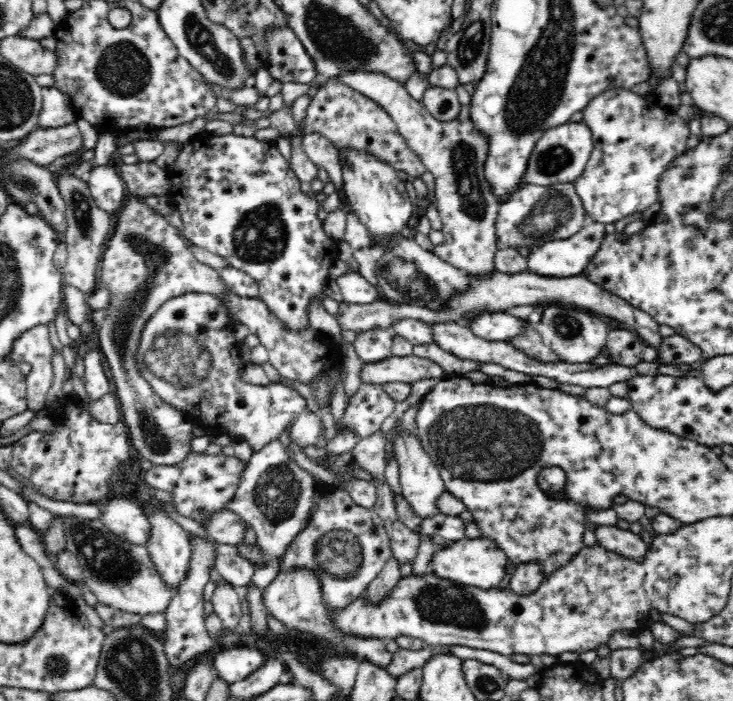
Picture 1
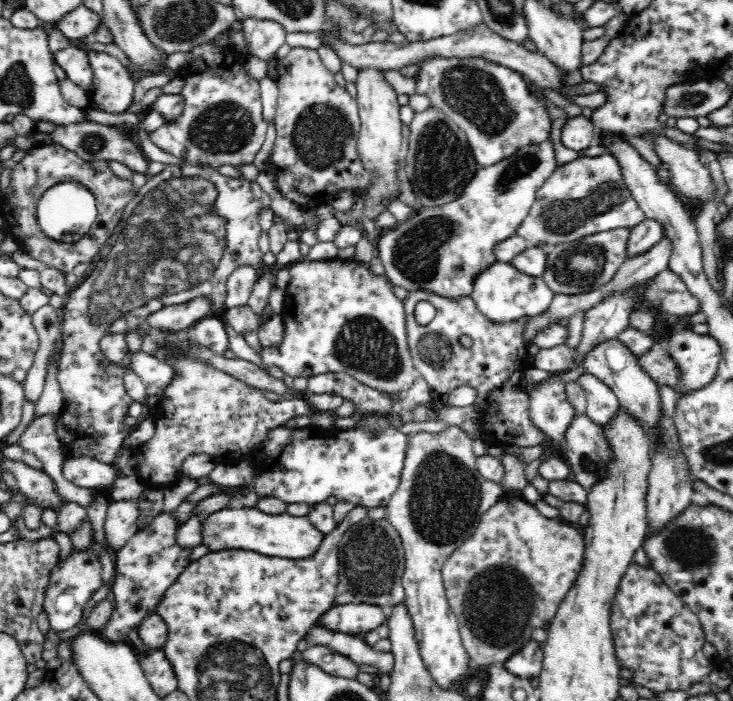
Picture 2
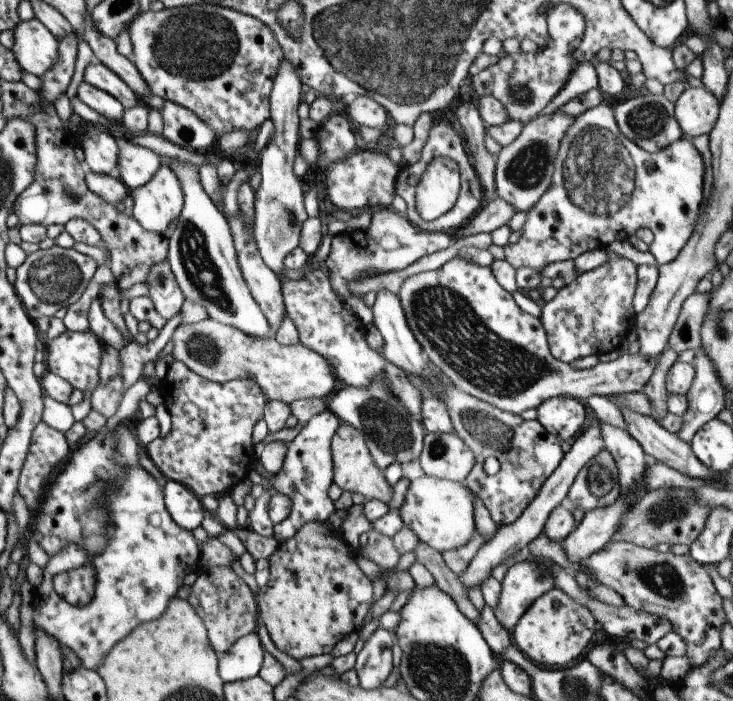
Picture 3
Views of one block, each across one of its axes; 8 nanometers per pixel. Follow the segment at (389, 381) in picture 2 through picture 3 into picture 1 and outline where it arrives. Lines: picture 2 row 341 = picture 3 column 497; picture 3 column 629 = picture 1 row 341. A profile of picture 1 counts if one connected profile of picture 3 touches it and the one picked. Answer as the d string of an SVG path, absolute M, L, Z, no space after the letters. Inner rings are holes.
M374 327L358 333L353 345L364 363L375 363L393 356L393 336L391 330Z

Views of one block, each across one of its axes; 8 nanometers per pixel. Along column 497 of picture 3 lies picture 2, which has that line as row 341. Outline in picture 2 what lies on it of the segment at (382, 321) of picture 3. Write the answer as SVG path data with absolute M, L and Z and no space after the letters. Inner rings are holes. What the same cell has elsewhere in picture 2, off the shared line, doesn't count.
M410 291L403 300L405 308L407 343L415 369L418 375L424 377L428 386L434 390L435 395L446 396L448 392L459 386L468 385L476 388L476 404L484 411L483 421L478 421L482 426L483 436L480 443L485 446L496 444L500 446L516 444L516 446L536 446L546 441L547 438L538 430L530 420L529 415L529 395L519 390L520 381L524 372L532 366L530 355L528 354L527 343L523 339L523 330L529 317L512 320L504 324L494 324L488 320L476 306L471 296L462 296L460 300L452 300L438 296L433 292ZM425 300L434 306L436 316L425 325L418 324L414 318L414 308L418 302ZM463 334L472 338L473 344L469 348L462 347L459 338Z

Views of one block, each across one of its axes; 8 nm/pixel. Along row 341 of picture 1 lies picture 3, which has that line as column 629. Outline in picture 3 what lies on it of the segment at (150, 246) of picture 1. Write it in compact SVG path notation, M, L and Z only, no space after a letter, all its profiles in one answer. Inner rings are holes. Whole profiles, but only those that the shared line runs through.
M648 92L643 96L624 100L619 102L613 111L616 124L622 134L627 136L634 144L646 150L646 152L658 152L683 137L682 129L676 122L675 104L663 94L656 96Z

